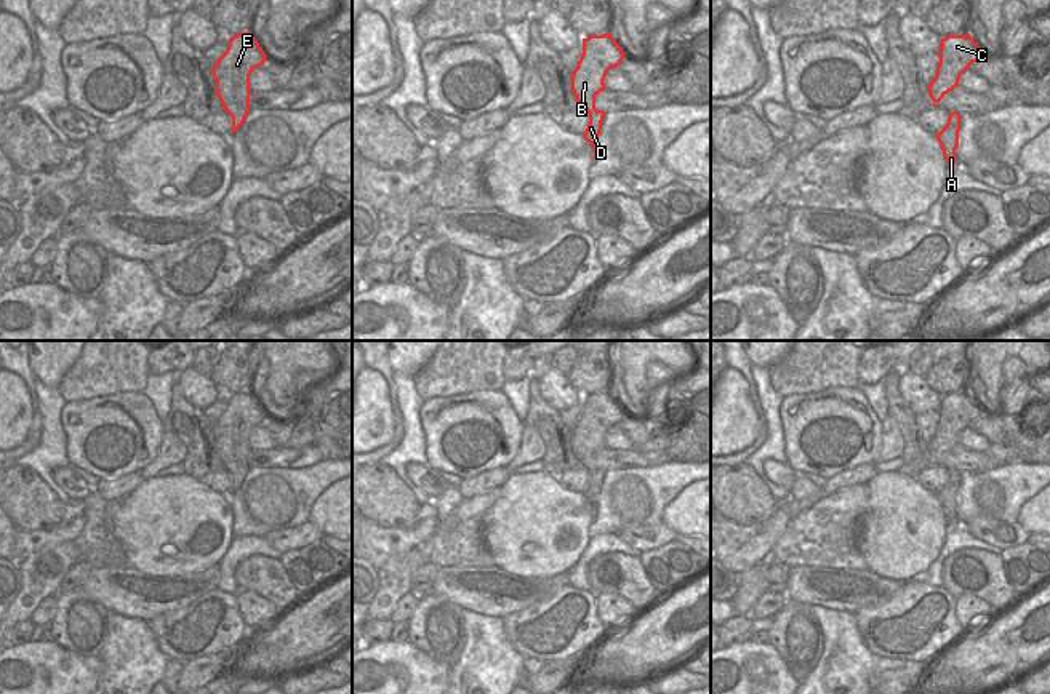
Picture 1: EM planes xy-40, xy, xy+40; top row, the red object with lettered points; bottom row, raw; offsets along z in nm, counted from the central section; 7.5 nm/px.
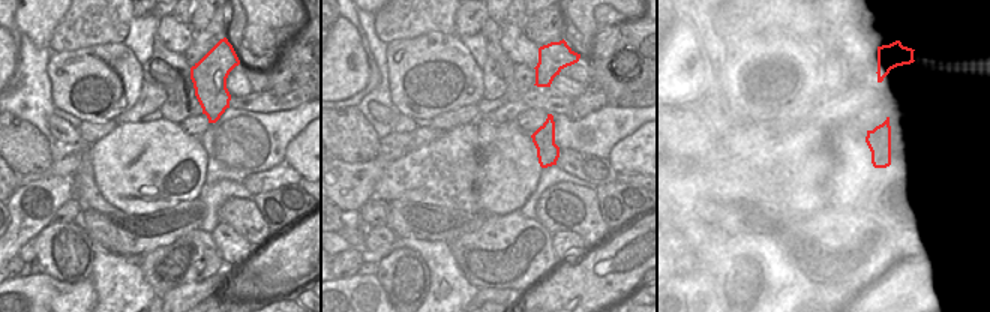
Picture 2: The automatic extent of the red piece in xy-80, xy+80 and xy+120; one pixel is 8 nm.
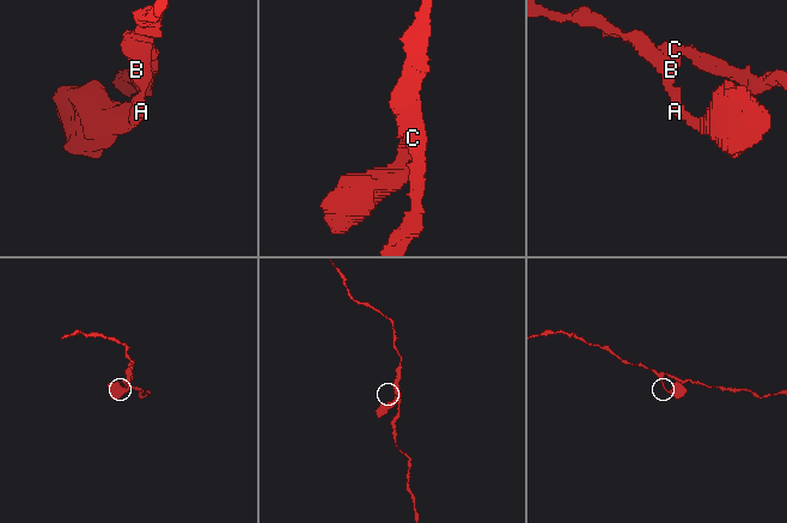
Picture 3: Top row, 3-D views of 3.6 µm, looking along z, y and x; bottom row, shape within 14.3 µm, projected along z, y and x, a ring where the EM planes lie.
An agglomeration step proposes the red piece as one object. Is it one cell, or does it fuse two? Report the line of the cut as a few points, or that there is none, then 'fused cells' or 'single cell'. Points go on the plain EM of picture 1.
no cut; single cell

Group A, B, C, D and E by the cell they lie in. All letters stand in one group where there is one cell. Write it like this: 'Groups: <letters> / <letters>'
Groups: A B C D E.

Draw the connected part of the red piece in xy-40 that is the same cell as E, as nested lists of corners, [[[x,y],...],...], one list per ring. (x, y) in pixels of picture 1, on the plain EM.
[[[243,390],[229,397],[226,411],[213,424],[216,453],[232,477],[230,489],[237,489],[250,470],[250,433],[266,416],[251,390]]]

